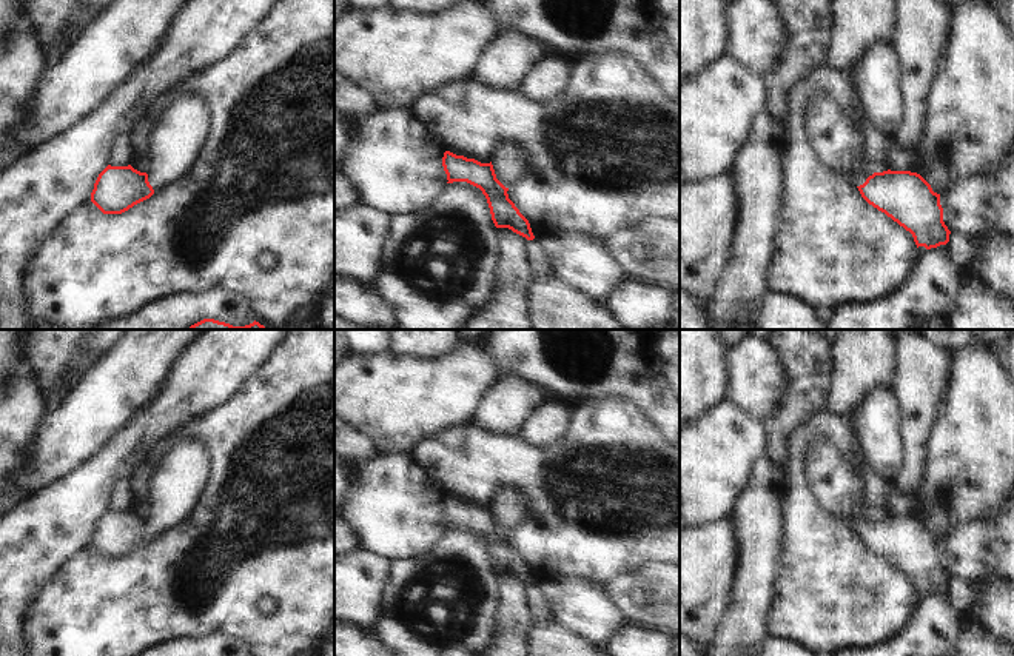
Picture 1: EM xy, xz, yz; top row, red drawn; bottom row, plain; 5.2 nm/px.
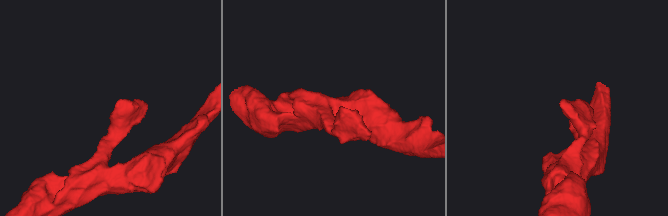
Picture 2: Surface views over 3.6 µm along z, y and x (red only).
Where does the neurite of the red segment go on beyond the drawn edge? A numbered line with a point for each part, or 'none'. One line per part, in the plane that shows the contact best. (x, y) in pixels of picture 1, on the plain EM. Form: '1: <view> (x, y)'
1: xz (509, 507)

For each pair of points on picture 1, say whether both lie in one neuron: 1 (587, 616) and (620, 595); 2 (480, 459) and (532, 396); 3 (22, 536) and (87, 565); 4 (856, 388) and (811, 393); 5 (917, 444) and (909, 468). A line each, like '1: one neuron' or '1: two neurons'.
1: two neurons
2: two neurons
3: two neurons
4: two neurons
5: one neuron

